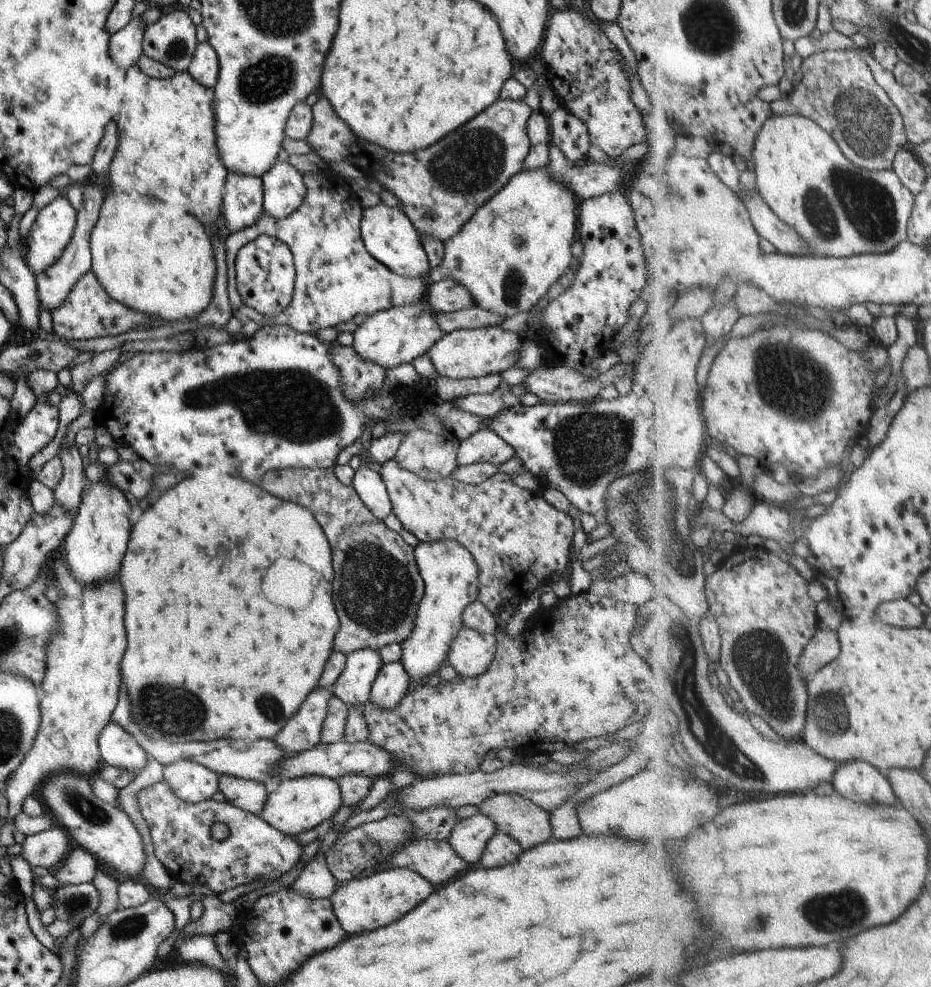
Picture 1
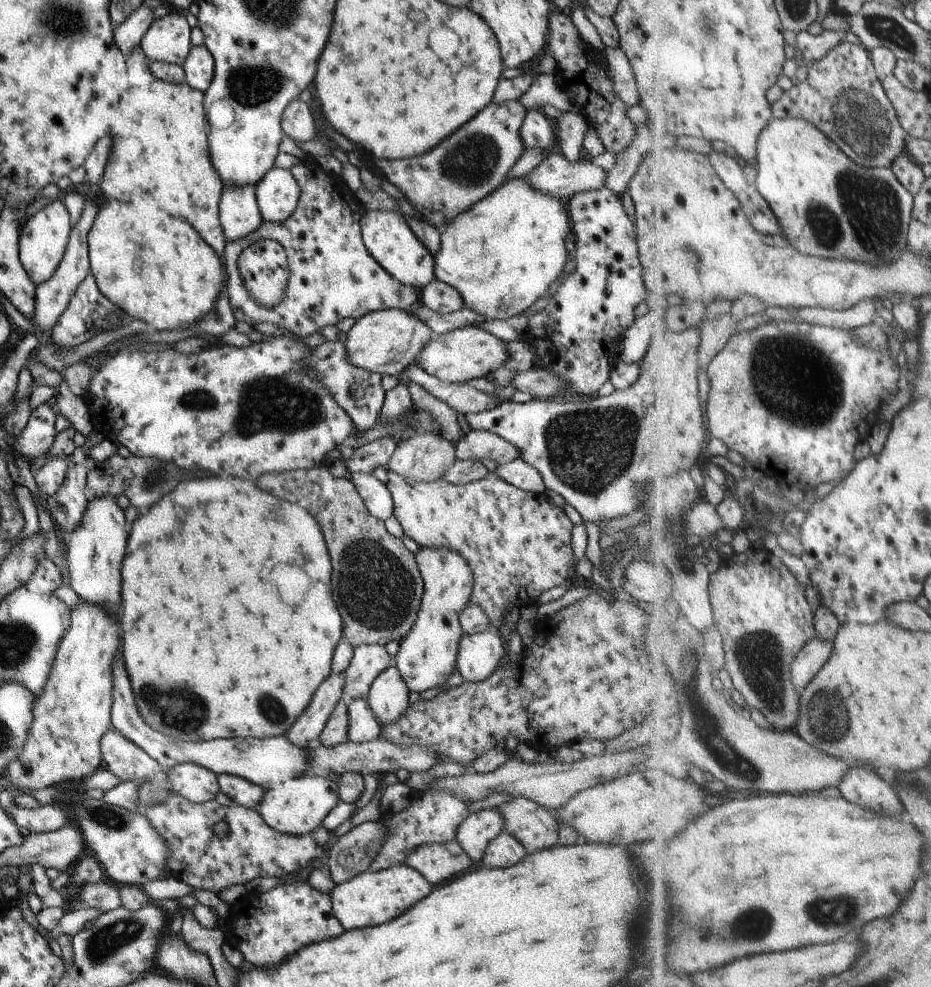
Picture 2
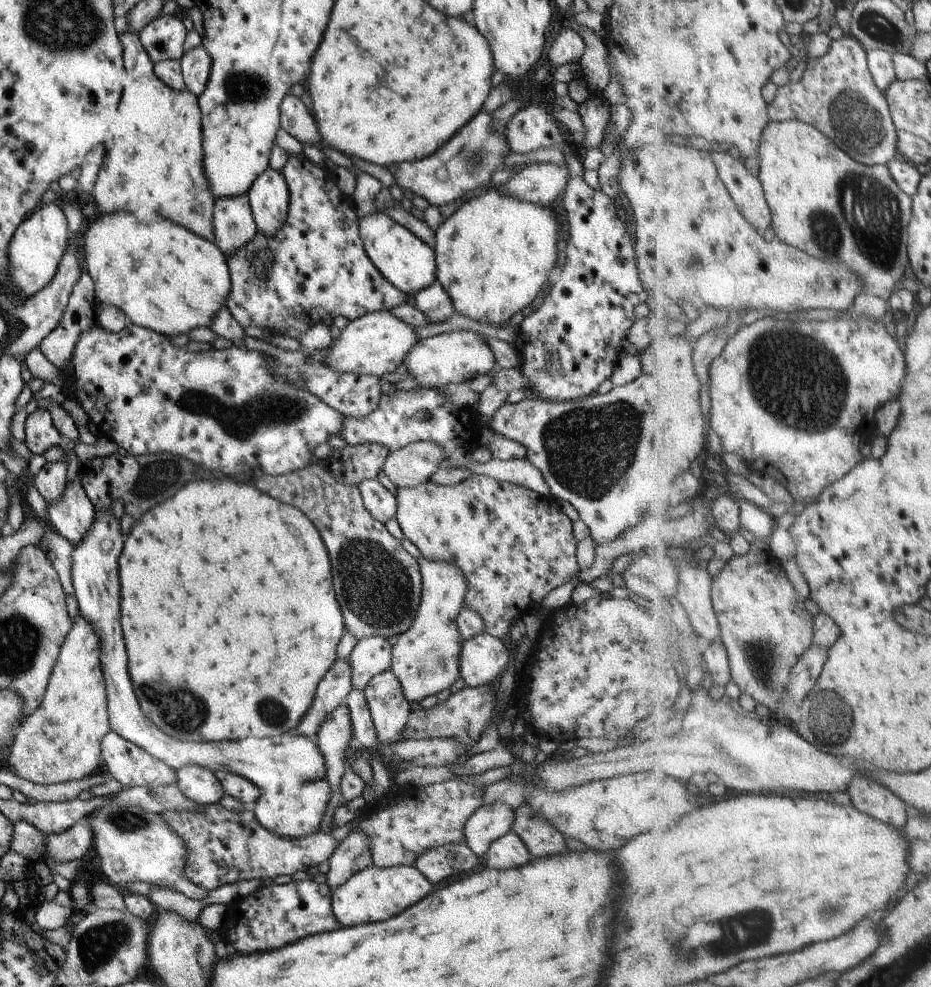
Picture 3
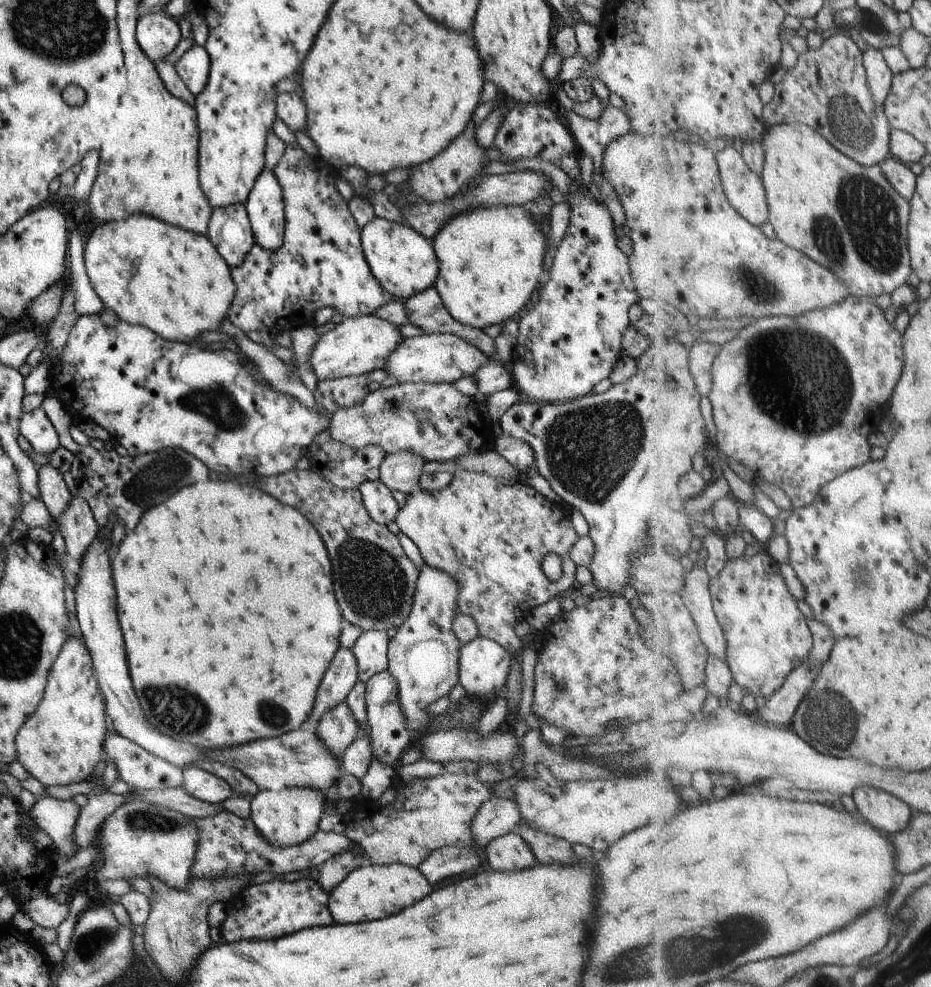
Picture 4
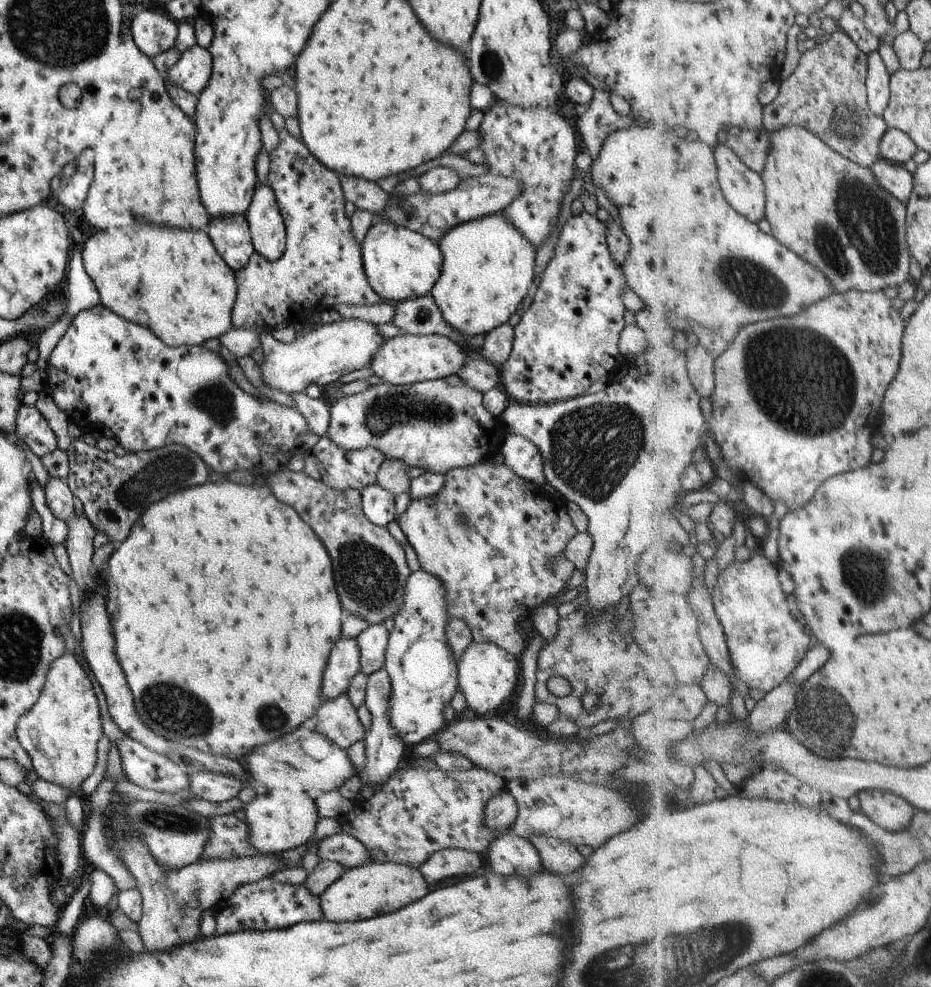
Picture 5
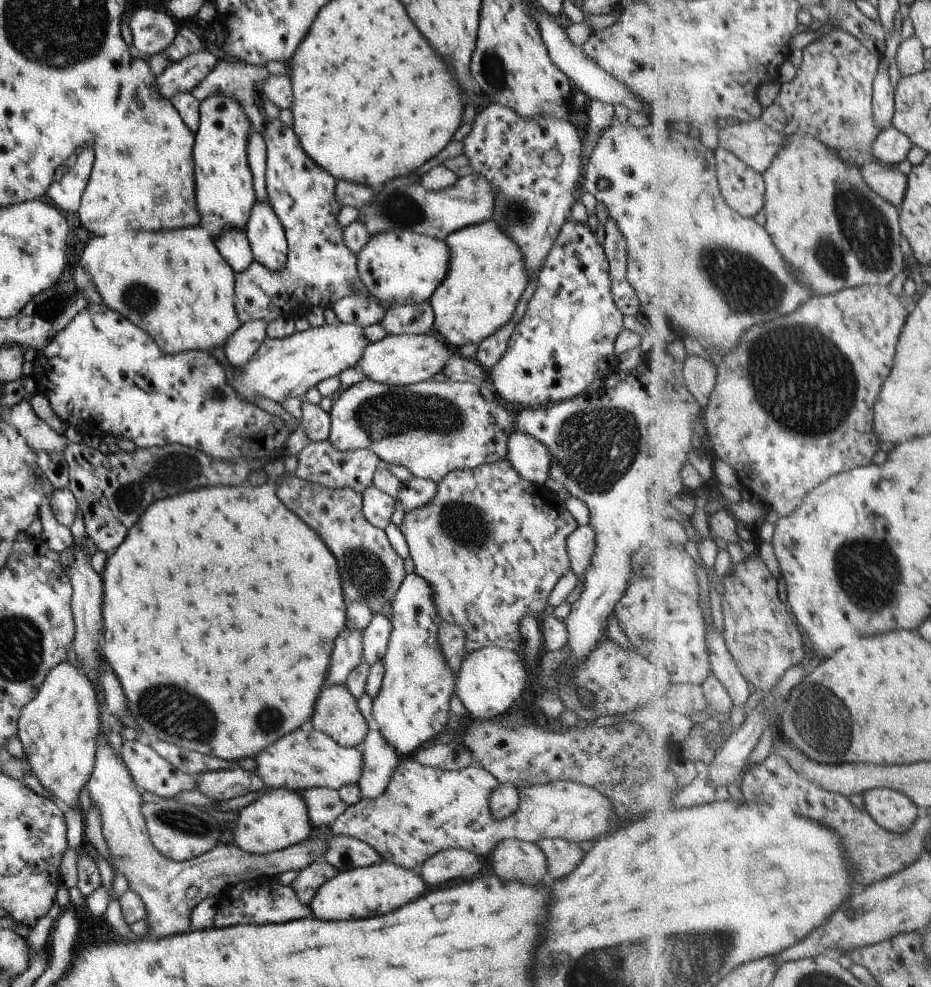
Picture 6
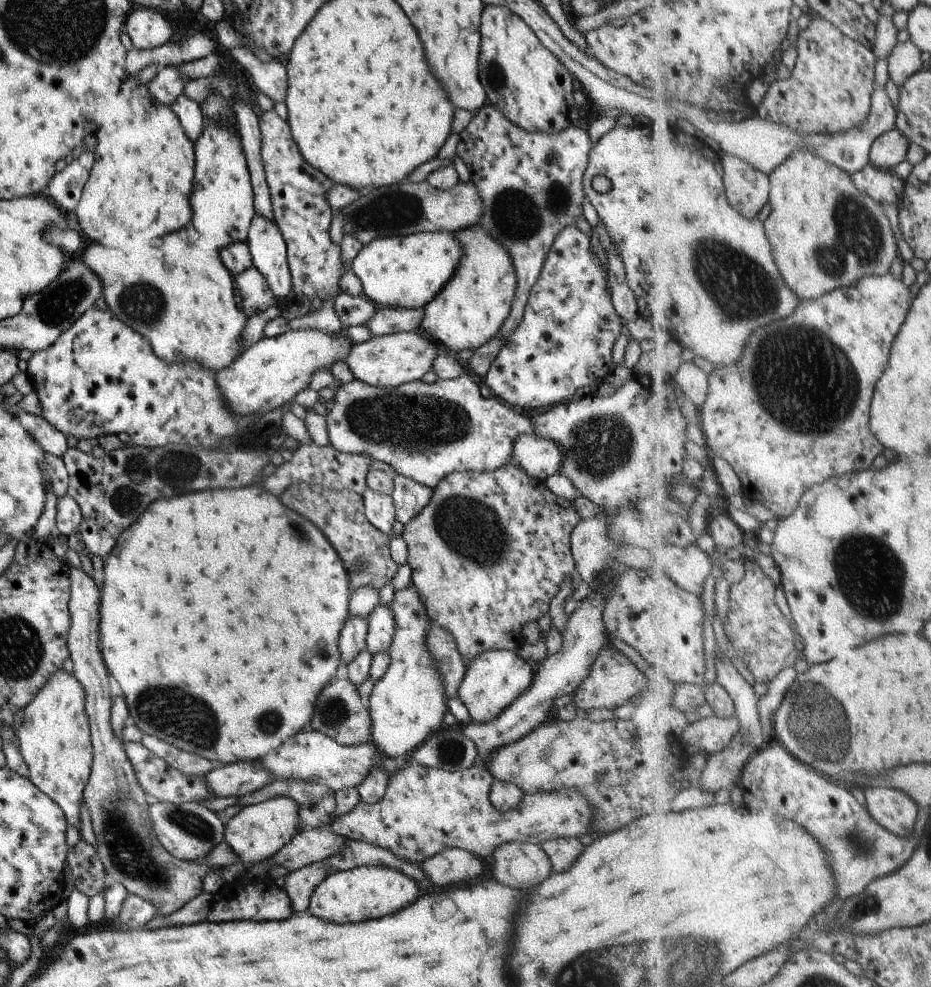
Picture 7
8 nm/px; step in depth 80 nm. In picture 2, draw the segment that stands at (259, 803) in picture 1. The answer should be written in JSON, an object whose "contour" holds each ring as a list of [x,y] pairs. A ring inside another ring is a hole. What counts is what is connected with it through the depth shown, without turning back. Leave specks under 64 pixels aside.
{"contour":[[[221,773],[217,776],[220,791],[228,796],[235,804],[255,810],[260,803],[264,791],[259,785],[247,779]]]}

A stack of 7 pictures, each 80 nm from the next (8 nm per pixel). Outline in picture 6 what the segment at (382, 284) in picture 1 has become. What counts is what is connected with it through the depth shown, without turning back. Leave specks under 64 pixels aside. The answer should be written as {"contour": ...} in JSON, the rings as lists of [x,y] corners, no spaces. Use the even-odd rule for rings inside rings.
{"contour":[[[268,119],[263,140],[266,146],[265,186],[266,200],[271,205],[286,238],[286,257],[283,266],[276,271],[266,269],[257,261],[251,261],[245,270],[234,275],[234,311],[237,320],[275,322],[276,318],[295,320],[302,315],[310,315],[313,306],[329,307],[345,297],[356,296],[371,298],[356,269],[356,254],[343,242],[342,230],[335,216],[341,208],[334,197],[336,180],[317,166],[301,148],[291,127],[285,126],[279,119]]]}

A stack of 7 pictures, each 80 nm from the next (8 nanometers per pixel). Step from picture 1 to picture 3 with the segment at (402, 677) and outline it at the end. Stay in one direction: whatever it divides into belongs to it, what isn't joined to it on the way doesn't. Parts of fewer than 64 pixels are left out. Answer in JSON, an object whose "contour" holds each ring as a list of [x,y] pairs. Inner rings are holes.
{"contour":[[[389,668],[372,676],[368,680],[367,686],[362,690],[362,693],[364,694],[374,729],[376,730],[376,740],[379,743],[388,745],[401,739],[400,734],[404,729],[405,721],[412,706],[404,697],[401,685],[391,672],[391,669]]]}

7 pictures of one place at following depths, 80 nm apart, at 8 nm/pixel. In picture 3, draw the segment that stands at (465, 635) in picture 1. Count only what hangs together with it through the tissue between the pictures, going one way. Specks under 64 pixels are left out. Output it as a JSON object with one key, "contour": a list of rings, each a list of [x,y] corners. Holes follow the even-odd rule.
{"contour":[[[485,631],[462,641],[458,656],[458,676],[463,679],[465,686],[476,687],[481,685],[491,685],[497,682],[497,678],[503,674],[510,652],[498,638],[487,634]]]}

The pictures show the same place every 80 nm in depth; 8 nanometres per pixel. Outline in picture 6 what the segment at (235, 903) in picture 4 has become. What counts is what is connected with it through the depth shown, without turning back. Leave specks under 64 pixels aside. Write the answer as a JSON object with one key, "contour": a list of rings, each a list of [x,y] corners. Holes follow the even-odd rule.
{"contour":[[[265,876],[241,881],[223,888],[215,898],[215,928],[237,925],[278,925],[311,916],[309,904],[302,903],[291,885],[283,886],[274,878]]]}

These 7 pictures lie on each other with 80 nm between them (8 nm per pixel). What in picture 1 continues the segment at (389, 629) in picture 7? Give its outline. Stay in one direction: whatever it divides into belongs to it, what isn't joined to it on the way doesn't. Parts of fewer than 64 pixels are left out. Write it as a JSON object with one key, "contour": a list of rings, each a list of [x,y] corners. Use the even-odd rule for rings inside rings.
{"contour":[[[361,649],[346,656],[343,670],[331,686],[331,692],[344,704],[363,706],[370,700],[370,686],[383,663],[377,651]]]}

